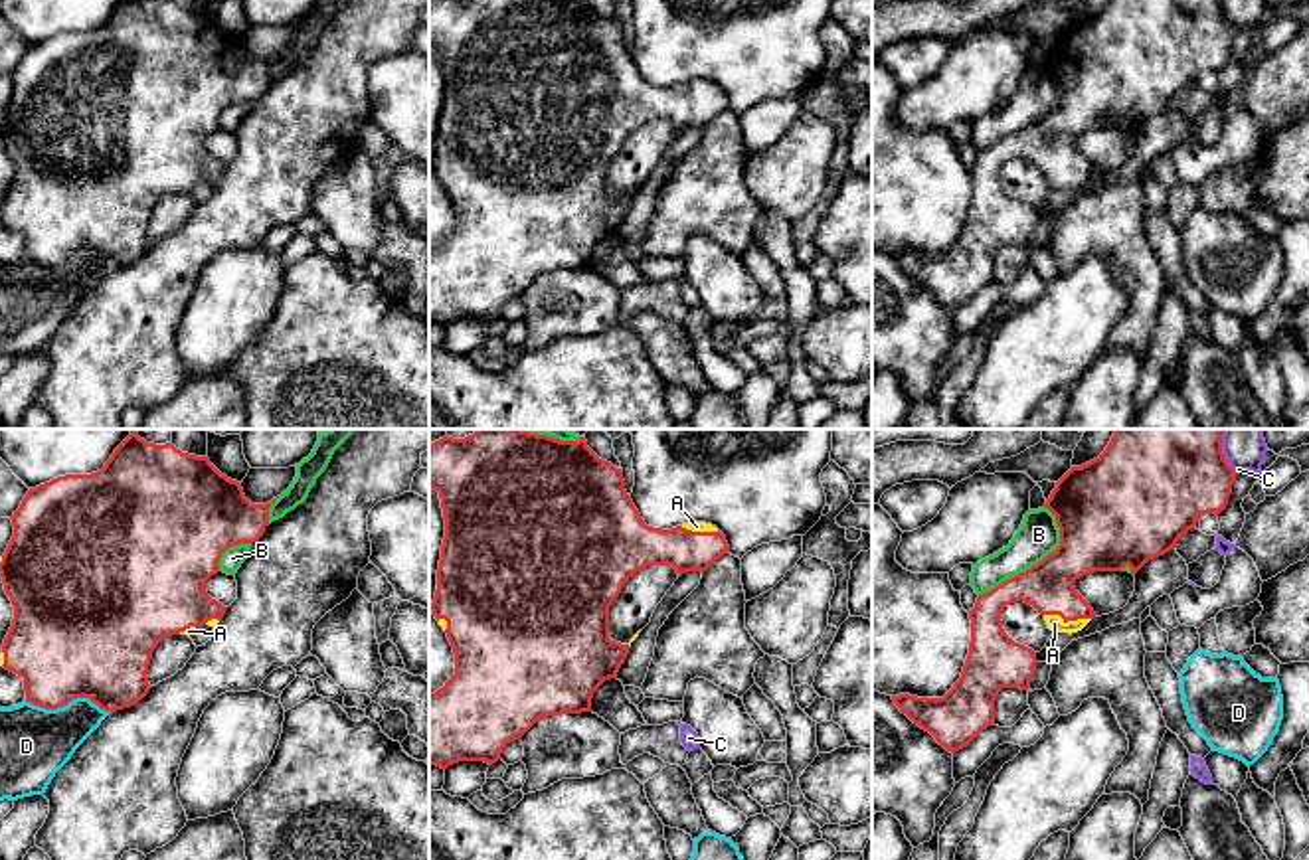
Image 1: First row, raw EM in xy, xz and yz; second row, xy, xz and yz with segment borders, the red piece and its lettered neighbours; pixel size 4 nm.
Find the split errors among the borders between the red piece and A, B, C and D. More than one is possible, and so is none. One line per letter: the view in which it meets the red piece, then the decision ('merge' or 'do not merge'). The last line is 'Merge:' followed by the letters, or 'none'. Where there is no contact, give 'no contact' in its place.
A: contact in yz; merge
B: contact in yz; do not merge
C: contact in yz; do not merge
D: contact in xy; do not merge
Merge: A

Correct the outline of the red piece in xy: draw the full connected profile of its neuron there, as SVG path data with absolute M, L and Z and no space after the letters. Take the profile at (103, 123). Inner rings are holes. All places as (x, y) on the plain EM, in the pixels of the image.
M121 0L101 28L91 32L65 32L30 45L10 75L14 93L0 115L0 134L14 164L12 184L0 210L0 223L24 235L26 259L45 267L63 265L75 255L89 255L105 269L138 261L150 247L146 229L152 210L162 196L172 192L190 194L200 182L218 184L225 164L208 152L206 138L219 129L219 117L227 105L253 101L263 93L269 83L269 65L275 57L277 55L267 61L251 61L243 51L241 40L221 32L208 14L182 10L172 0Z

